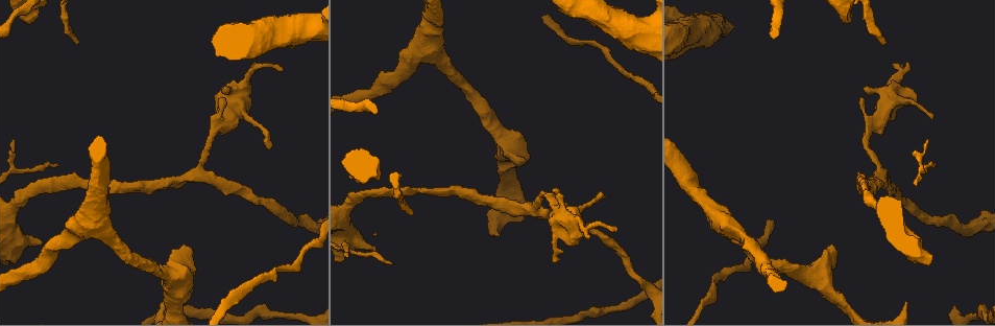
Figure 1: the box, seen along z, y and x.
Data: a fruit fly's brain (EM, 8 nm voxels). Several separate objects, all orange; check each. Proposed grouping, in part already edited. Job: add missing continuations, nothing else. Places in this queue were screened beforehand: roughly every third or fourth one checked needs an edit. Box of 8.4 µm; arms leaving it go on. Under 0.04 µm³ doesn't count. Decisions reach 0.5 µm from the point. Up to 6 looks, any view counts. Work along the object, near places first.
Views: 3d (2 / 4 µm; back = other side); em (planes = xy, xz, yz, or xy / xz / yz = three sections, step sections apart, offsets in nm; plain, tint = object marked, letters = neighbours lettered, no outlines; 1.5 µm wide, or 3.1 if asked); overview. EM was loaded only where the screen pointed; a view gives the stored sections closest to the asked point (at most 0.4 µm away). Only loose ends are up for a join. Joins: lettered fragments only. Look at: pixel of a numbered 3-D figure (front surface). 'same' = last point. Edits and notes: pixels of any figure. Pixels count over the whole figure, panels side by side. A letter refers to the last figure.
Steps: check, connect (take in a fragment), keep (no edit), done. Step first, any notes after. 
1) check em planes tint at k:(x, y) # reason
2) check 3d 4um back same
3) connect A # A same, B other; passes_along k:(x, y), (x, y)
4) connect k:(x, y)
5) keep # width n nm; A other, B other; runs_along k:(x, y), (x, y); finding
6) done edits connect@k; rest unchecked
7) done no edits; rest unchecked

check em planes letters at 1:(40, 240) # thick end

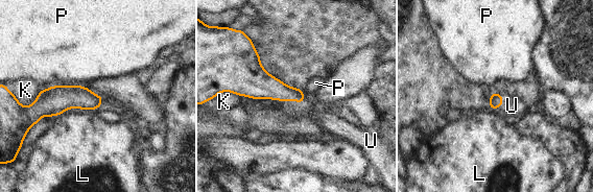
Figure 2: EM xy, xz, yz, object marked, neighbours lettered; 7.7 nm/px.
connect U # longest_contact P 360 nm; K other, L other, P other, U same; passes_along 2:(259, 85), (287, 100), (291, 110); the cell continues

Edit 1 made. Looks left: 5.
check 3d 4um at 1:(832, 243) # free end

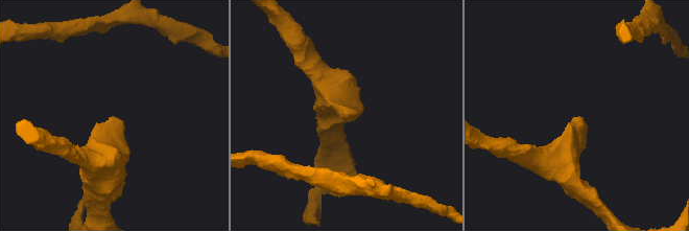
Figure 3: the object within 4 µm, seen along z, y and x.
check em xy step 8 tint at 3:(113, 118)

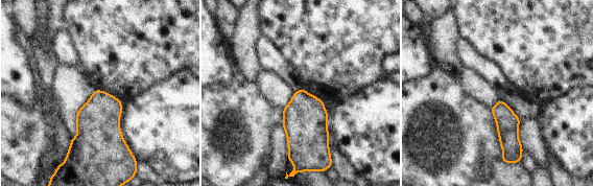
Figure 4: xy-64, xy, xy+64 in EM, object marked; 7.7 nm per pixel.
check em xy step 8 letters same

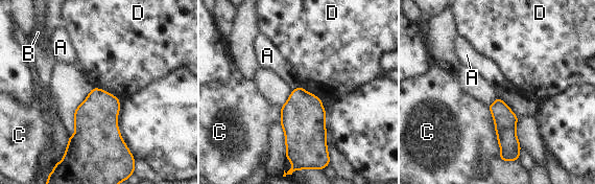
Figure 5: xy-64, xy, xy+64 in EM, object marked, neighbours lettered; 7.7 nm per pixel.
keep # A other, B other, C other, D other; border 5:(92, 87), (111, 92), (119, 99); no lettered fragment goes on from it

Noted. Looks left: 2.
check em planes plain at 1:(224, 98) # tapers out

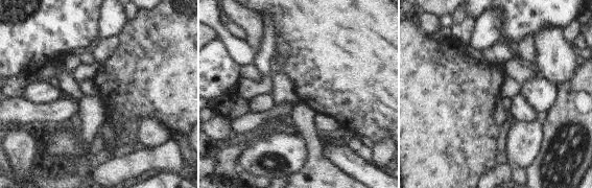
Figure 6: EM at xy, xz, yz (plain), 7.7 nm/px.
check em planes letters same

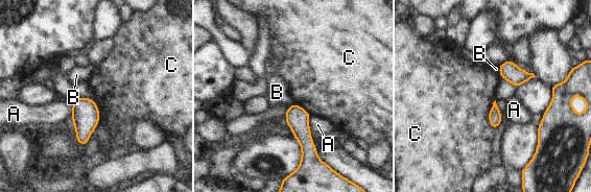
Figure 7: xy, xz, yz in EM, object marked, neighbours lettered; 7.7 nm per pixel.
keep # A other, B other, C other; border 7:(92, 99), (99, 112), (94, 129); no lettered fragment goes on from it

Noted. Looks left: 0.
done edits connect@2; rest unchecked

